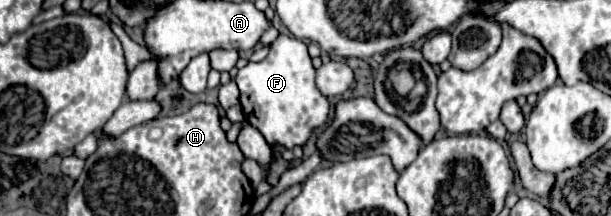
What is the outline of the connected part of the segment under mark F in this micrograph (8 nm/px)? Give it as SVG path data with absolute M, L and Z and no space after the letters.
M280 35L272 45L266 59L254 63L248 61L246 67L238 69L236 85L240 89L240 105L246 121L256 127L272 149L272 163L280 159L276 145L286 149L304 147L314 129L320 129L330 123L332 105L328 97L318 93L316 87L316 69L312 57L308 55L306 43L296 37Z

